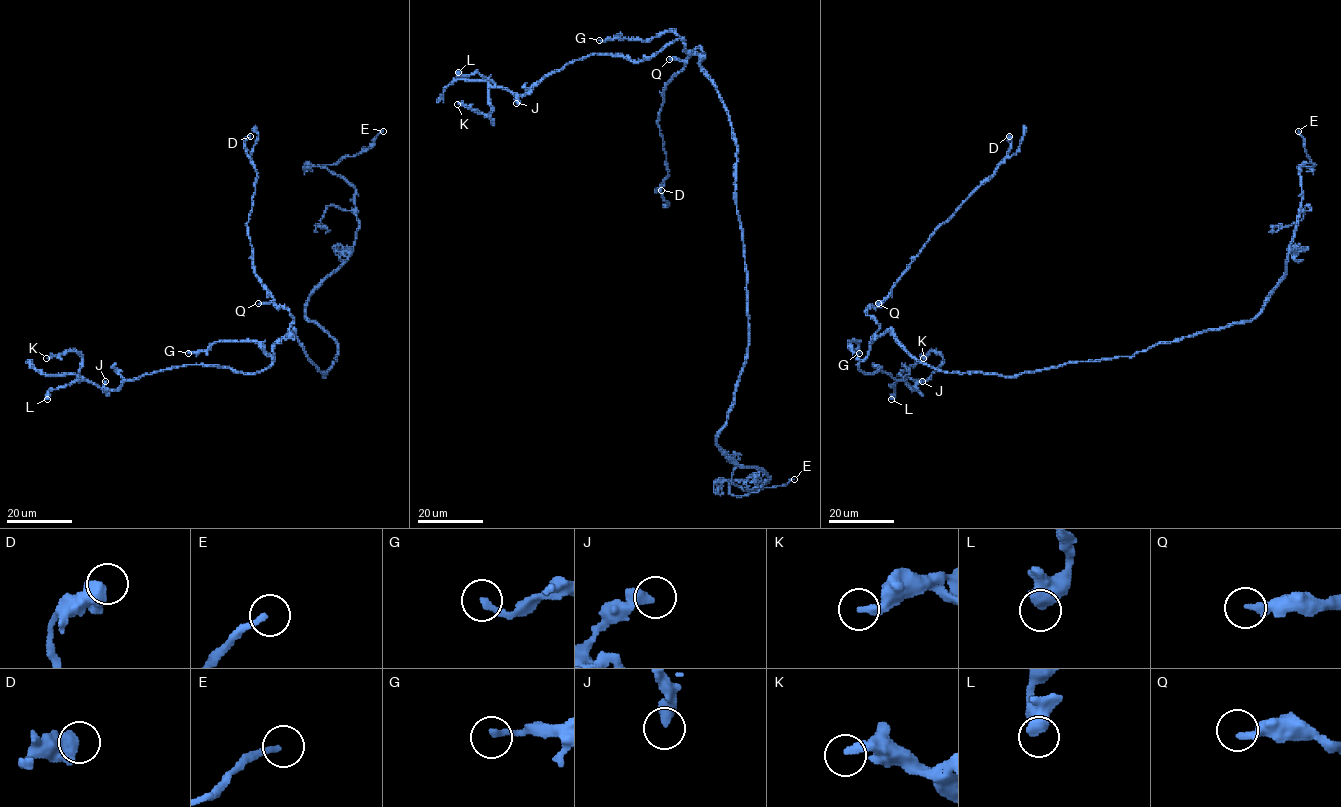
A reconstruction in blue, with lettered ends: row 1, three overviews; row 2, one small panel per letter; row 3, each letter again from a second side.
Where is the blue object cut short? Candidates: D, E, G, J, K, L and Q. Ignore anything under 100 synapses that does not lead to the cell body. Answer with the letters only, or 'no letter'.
E

